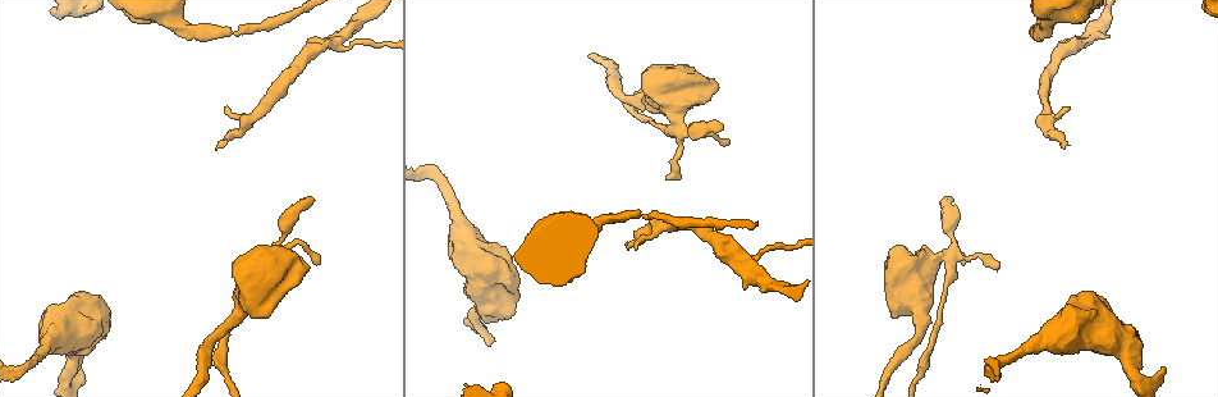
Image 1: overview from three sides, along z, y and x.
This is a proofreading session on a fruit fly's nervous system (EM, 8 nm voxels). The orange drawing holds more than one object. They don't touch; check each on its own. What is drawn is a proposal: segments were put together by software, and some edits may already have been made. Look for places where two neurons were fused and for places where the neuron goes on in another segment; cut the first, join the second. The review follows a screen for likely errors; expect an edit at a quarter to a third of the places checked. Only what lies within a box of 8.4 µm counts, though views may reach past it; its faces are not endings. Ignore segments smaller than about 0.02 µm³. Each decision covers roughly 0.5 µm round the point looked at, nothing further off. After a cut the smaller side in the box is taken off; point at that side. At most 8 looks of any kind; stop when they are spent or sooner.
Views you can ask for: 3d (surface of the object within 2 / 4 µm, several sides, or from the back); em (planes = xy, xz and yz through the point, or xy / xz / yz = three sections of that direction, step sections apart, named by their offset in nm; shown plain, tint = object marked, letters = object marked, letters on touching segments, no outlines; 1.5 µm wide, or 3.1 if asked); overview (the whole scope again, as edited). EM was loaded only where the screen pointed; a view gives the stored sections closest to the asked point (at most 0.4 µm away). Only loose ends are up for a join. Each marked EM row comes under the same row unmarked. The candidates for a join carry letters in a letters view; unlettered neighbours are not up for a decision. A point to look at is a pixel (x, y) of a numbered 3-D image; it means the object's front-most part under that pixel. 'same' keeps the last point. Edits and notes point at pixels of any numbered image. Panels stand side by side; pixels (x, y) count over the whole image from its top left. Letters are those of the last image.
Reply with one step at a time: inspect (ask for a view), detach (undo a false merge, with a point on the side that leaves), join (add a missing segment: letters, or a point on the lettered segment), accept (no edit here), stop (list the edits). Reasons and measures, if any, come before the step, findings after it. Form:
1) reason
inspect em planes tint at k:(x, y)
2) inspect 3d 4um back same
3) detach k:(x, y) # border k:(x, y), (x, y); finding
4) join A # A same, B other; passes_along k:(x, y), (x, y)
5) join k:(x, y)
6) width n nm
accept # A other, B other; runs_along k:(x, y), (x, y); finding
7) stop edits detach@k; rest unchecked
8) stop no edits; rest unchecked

sudden change in width
inspect em planes tint at 1:(179, 29)

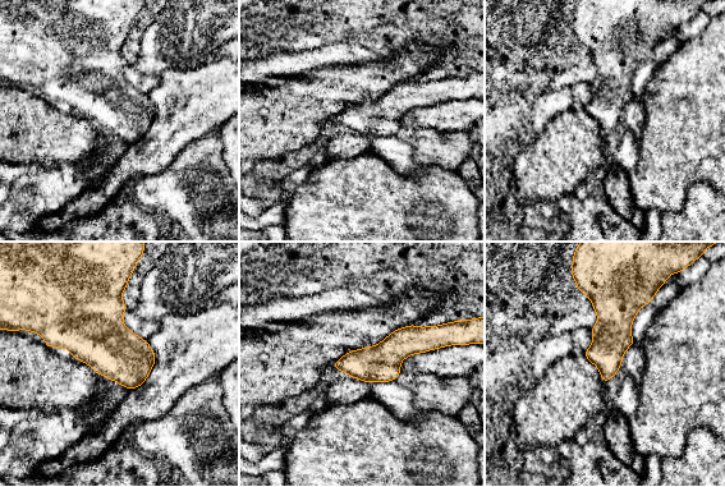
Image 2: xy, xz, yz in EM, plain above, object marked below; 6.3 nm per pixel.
inspect em planes letters same

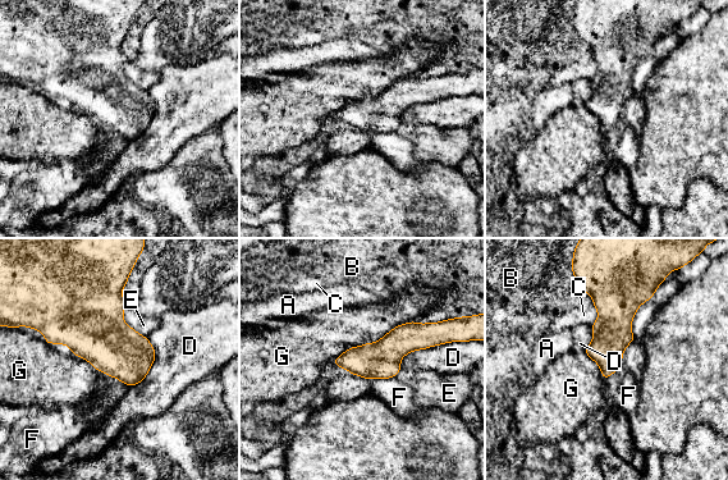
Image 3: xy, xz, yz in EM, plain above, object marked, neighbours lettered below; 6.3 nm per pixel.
accept # A other, B other, C other, D other, E other, F other, G other; border 3:(413, 320), (348, 347), (330, 364); all the same neuron

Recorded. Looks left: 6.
inspect em planes letters at 1:(679, 130)

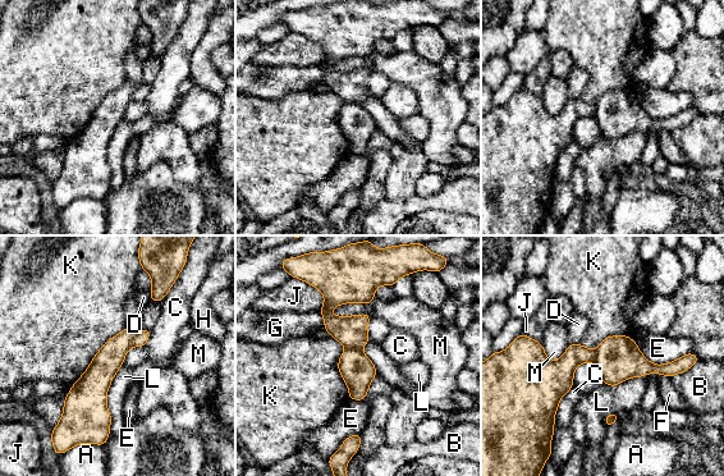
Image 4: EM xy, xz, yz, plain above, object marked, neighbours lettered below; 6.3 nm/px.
width 180 nm
detach 4:(106, 362) # A other, B other, C other, D other, E other, F other, G other, H other, J other, K other, L other, M other; border 4:(137, 333), (132, 346); a second neuron is stuck on

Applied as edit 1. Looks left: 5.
see it whole again
inspect overview

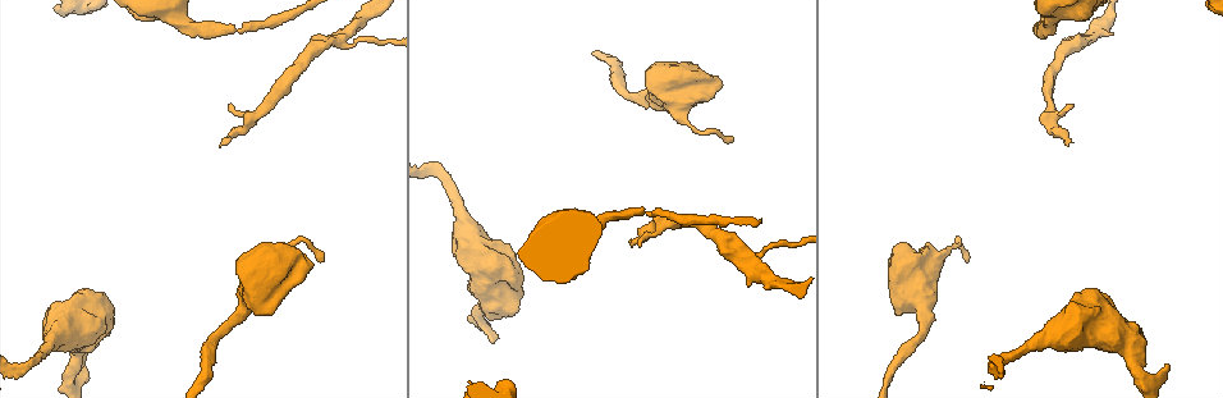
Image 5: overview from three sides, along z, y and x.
abrupt turn
inspect 3d 2um at 5:(29, 365)

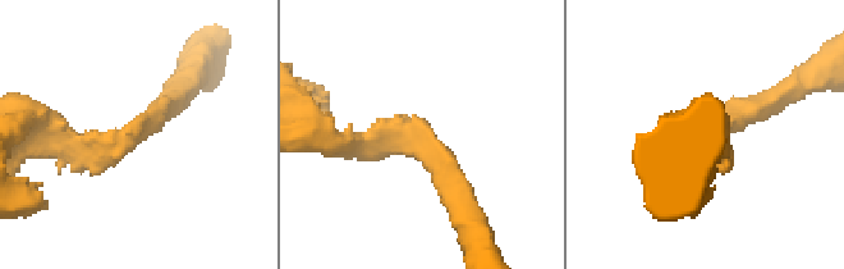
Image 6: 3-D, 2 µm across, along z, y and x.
arm_widths 160, 220 nm
inspect em planes tint at 6:(135, 134)

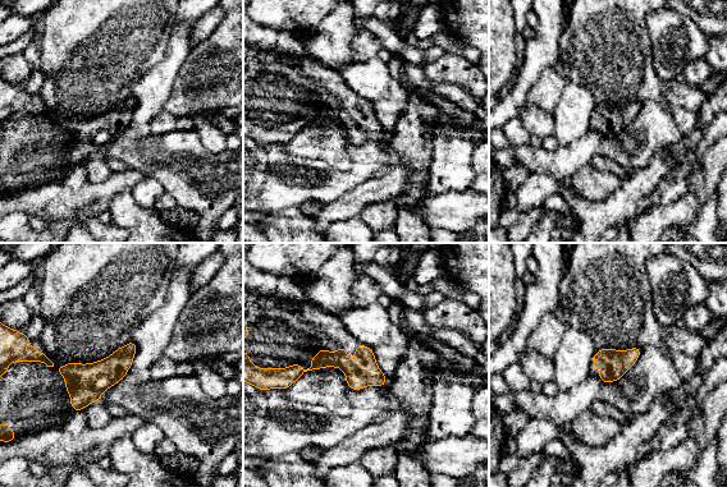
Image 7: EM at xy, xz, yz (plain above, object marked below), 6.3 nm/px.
inspect em planes letters same

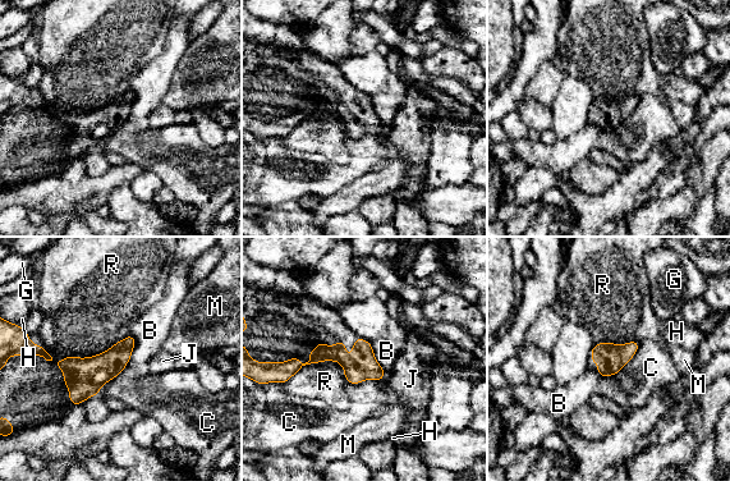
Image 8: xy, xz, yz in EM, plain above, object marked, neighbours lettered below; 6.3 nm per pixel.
accept # B other, C other, G other, H other, J other, M other, R other; all the same neuron

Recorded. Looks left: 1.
stop edits detach@4; rest unchecked

